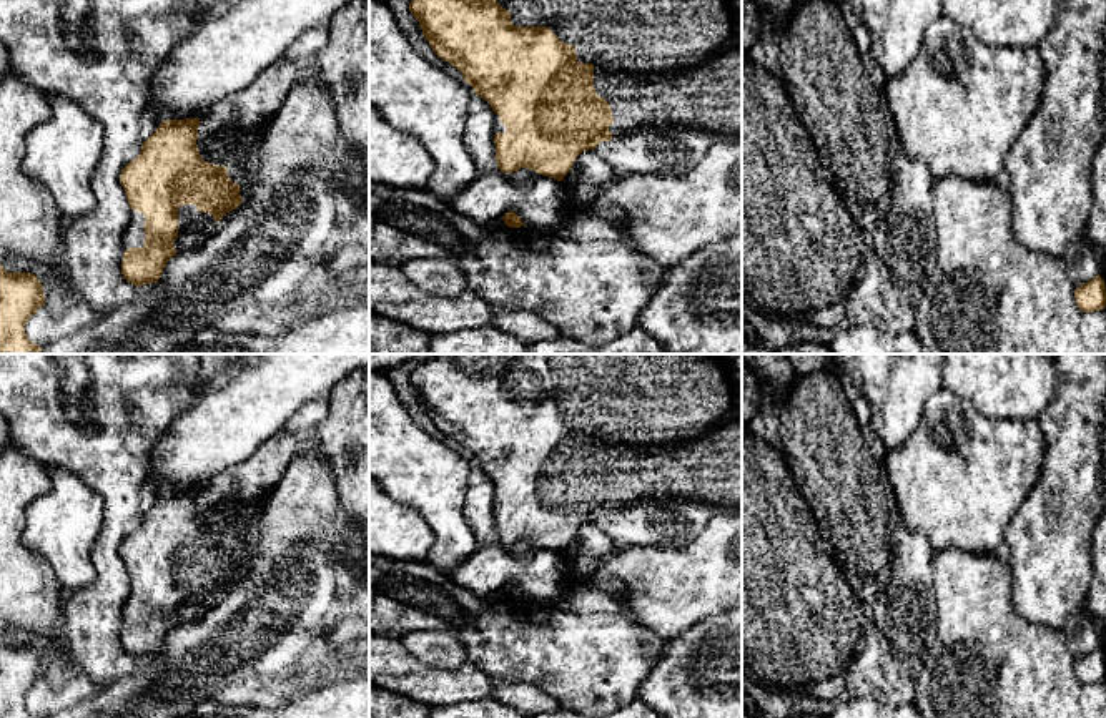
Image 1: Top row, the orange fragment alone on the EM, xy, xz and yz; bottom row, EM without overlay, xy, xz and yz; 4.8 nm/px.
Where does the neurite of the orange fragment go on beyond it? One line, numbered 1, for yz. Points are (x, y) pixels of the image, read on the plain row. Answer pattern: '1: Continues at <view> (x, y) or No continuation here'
1: No continuation here

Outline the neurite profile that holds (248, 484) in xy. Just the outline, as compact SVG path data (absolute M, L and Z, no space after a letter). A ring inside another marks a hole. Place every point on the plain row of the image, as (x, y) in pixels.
M288 427L278 430L258 445L244 462L220 472L200 490L196 517L225 505L239 507L241 512L233 515L230 522L236 535L246 534L249 519L261 517L263 505L281 482L289 462L309 447L309 432Z

